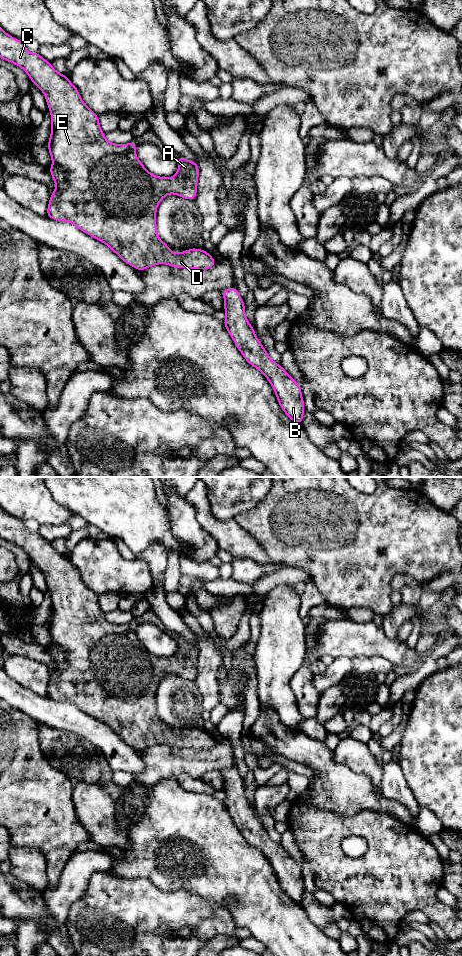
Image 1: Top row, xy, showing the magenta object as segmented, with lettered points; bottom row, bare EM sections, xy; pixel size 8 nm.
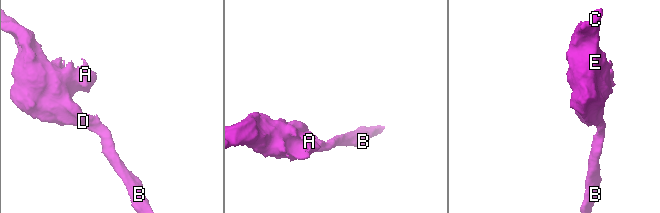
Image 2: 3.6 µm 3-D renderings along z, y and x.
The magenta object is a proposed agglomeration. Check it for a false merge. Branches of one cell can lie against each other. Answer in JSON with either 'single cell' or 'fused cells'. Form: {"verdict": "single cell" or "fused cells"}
{"verdict": "single cell"}

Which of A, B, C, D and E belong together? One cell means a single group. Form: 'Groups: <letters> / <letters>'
Groups: A B C D E

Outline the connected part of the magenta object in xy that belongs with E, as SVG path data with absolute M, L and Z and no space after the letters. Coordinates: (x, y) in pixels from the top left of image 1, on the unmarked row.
M0 507L0 538L11 542L23 549L32 563L45 575L51 594L51 615L47 623L53 645L48 648L56 664L47 687L46 696L55 701L67 701L80 711L98 719L107 725L118 737L143 751L158 744L166 744L175 748L191 748L207 750L213 748L217 741L207 732L198 728L190 728L185 732L172 733L170 727L157 714L156 692L159 683L168 674L175 674L187 680L195 680L199 659L197 641L191 642L178 635L178 651L170 658L159 657L149 652L138 639L135 629L136 621L128 624L114 624L107 621L101 610L99 596L86 586L80 577L79 570L71 563L68 556L56 551L50 542L38 532L30 533L24 526L24 521L16 519Z

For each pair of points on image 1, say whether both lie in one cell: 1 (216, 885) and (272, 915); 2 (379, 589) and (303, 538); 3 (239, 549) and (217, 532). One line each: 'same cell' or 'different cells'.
1: same cell
2: same cell
3: same cell

